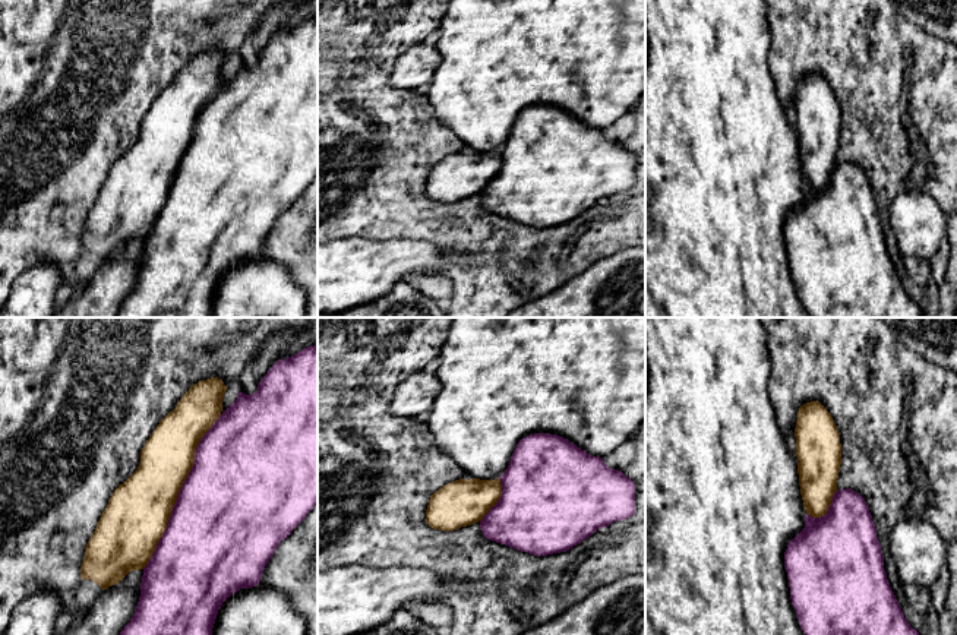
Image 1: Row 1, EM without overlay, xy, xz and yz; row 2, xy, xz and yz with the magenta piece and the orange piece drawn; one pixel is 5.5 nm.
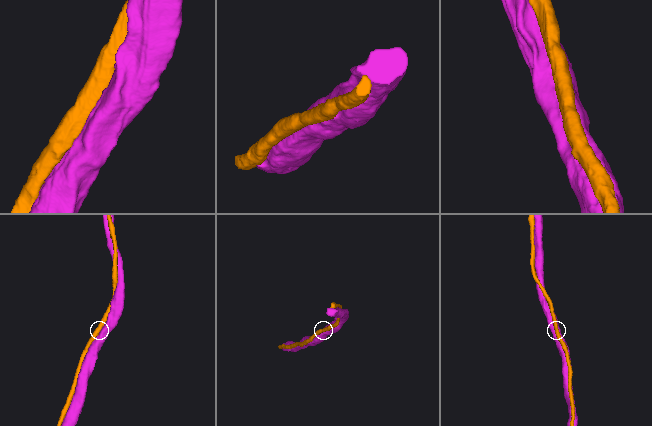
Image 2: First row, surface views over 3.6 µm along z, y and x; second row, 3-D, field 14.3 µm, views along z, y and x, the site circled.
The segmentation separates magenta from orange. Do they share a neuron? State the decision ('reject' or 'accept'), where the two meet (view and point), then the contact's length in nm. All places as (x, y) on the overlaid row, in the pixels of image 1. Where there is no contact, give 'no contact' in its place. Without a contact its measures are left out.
accept; contact xy (179, 492); length 950 nm

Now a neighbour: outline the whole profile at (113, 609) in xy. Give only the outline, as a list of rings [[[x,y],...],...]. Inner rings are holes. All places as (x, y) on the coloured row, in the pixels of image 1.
[[[143,569],[129,572],[119,584],[101,590],[79,625],[63,635],[120,635],[135,615]]]

